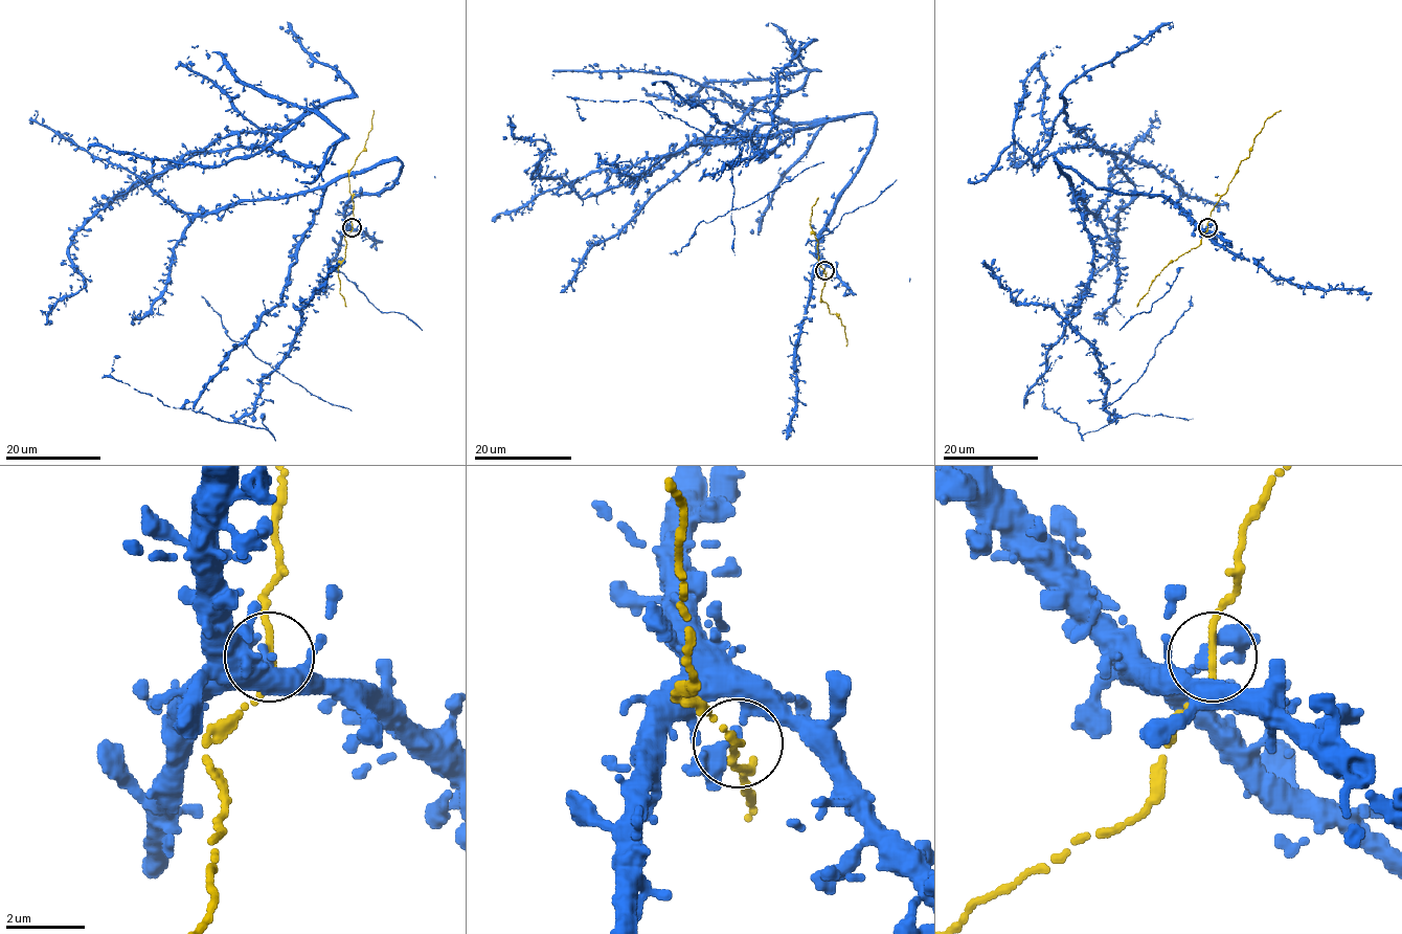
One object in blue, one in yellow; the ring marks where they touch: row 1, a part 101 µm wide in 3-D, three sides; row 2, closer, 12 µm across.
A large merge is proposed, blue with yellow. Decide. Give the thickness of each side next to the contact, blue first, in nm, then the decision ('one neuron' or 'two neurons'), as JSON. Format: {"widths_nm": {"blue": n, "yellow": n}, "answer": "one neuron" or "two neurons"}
{"widths_nm": {"blue": 200, "yellow": 220}, "answer": "one neuron"}

